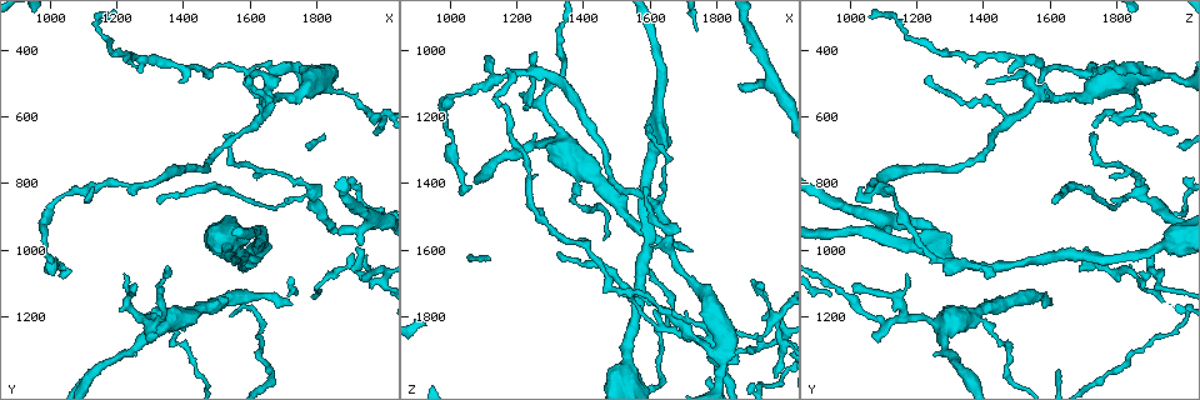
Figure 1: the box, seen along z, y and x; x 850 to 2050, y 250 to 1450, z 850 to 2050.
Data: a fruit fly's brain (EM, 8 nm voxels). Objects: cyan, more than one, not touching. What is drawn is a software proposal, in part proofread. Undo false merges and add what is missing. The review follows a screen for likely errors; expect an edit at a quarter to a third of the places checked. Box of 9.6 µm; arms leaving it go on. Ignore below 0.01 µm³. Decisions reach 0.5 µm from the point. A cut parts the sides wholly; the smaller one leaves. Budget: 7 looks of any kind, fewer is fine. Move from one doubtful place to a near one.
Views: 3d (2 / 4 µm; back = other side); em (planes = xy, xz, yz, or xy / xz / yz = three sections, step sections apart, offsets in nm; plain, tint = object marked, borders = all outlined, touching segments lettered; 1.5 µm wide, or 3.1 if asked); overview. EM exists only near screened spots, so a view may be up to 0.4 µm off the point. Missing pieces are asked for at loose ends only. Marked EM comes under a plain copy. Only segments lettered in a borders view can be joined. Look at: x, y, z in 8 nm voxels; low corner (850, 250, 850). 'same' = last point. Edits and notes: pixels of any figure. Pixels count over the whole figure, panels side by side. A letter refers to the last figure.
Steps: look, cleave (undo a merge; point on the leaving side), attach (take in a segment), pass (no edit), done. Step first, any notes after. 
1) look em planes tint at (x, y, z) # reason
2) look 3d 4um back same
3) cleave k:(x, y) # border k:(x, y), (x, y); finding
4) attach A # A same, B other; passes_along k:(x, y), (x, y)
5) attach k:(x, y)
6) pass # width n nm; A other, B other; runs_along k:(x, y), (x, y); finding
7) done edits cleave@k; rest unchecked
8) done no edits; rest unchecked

look 3d 2um at (1590, 480, 1250) # tapers out

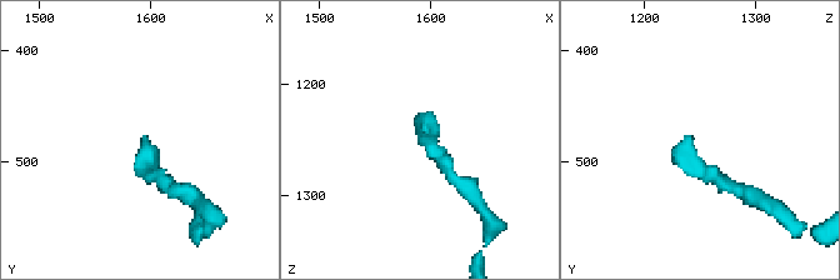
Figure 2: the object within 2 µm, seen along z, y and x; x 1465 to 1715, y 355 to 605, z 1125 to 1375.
look em xy step 8 borders at (1592, 482, 1244)

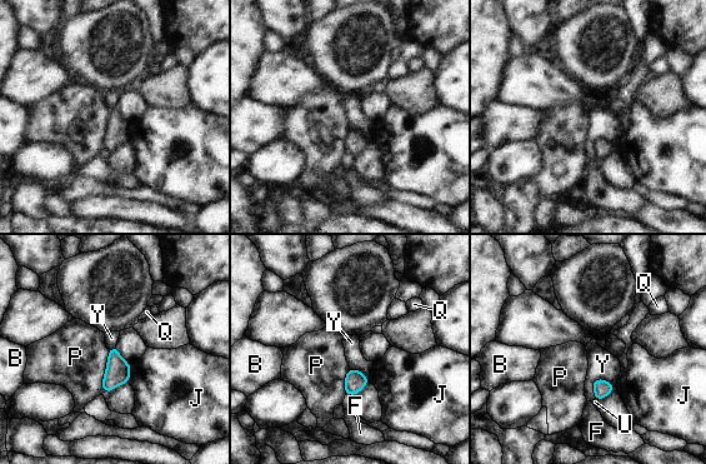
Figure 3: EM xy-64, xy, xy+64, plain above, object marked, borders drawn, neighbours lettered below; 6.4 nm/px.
look em xz step 8 borders same

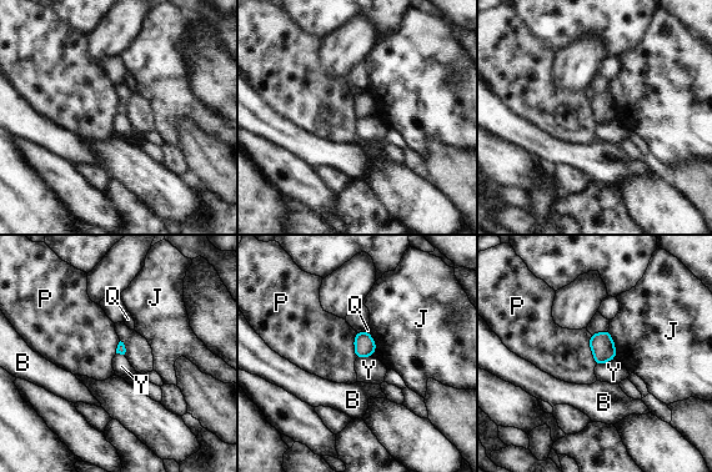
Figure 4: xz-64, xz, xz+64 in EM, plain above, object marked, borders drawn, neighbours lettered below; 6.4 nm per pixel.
pass # B other, J other, P other, Q other, Y other; border 4:(590, 335), (590, 349), (596, 363); no lettered segment goes on from it

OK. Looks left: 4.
look 3d 4um at (1270, 1210, 1160) # a fork

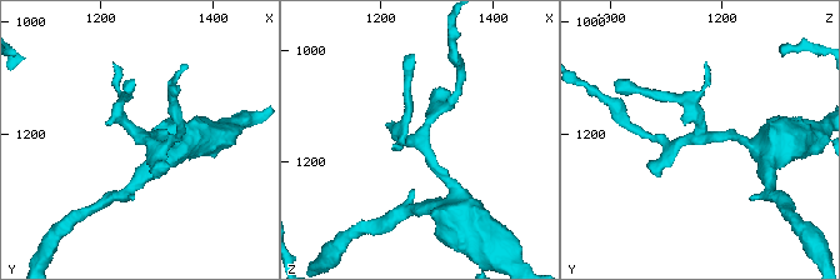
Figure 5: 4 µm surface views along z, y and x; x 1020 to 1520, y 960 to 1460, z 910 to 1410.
look em xy step 4 tint at (1270, 1205, 1170) # arms 3; now the EM

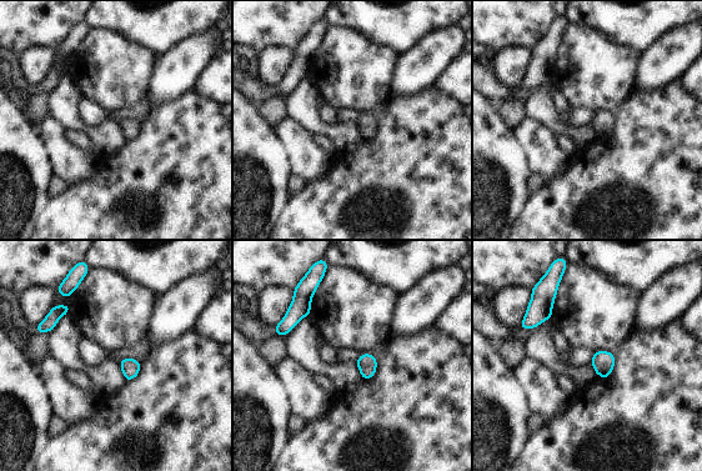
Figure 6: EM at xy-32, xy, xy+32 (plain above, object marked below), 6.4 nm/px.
look em yz step 4 borders same

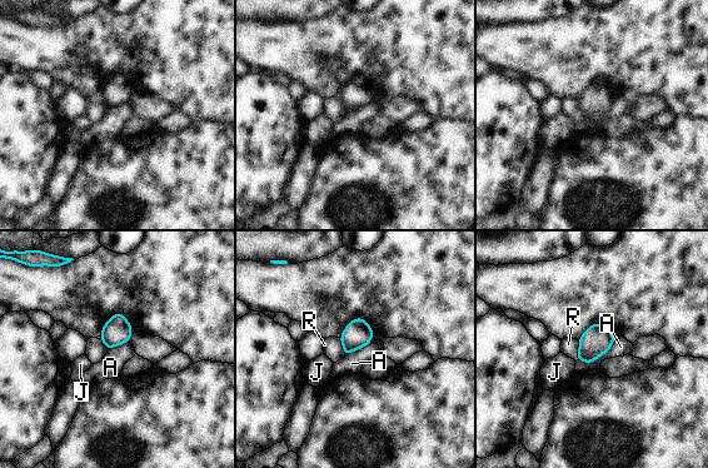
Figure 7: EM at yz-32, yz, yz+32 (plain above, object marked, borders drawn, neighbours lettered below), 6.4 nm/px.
pass # A other, J other, R other; border 7:(616, 338), (593, 361), (578, 361); continuous, no second cell

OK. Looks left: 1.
done no edits; rest unchecked

